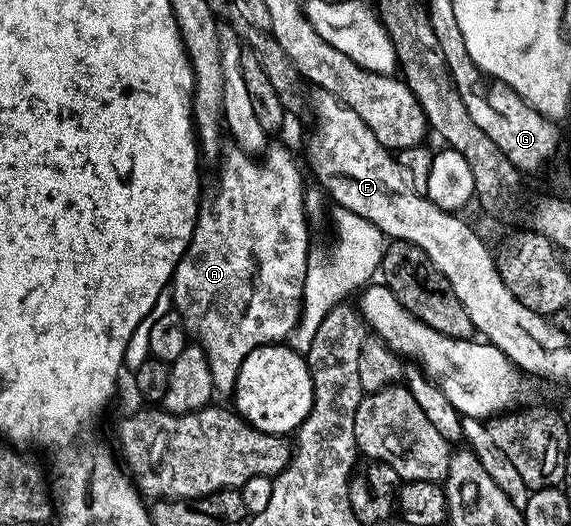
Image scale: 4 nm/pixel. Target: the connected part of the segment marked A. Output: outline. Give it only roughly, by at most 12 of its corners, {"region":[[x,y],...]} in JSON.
{"region":[[233,147],[171,282],[218,394],[301,318],[307,182]]}

